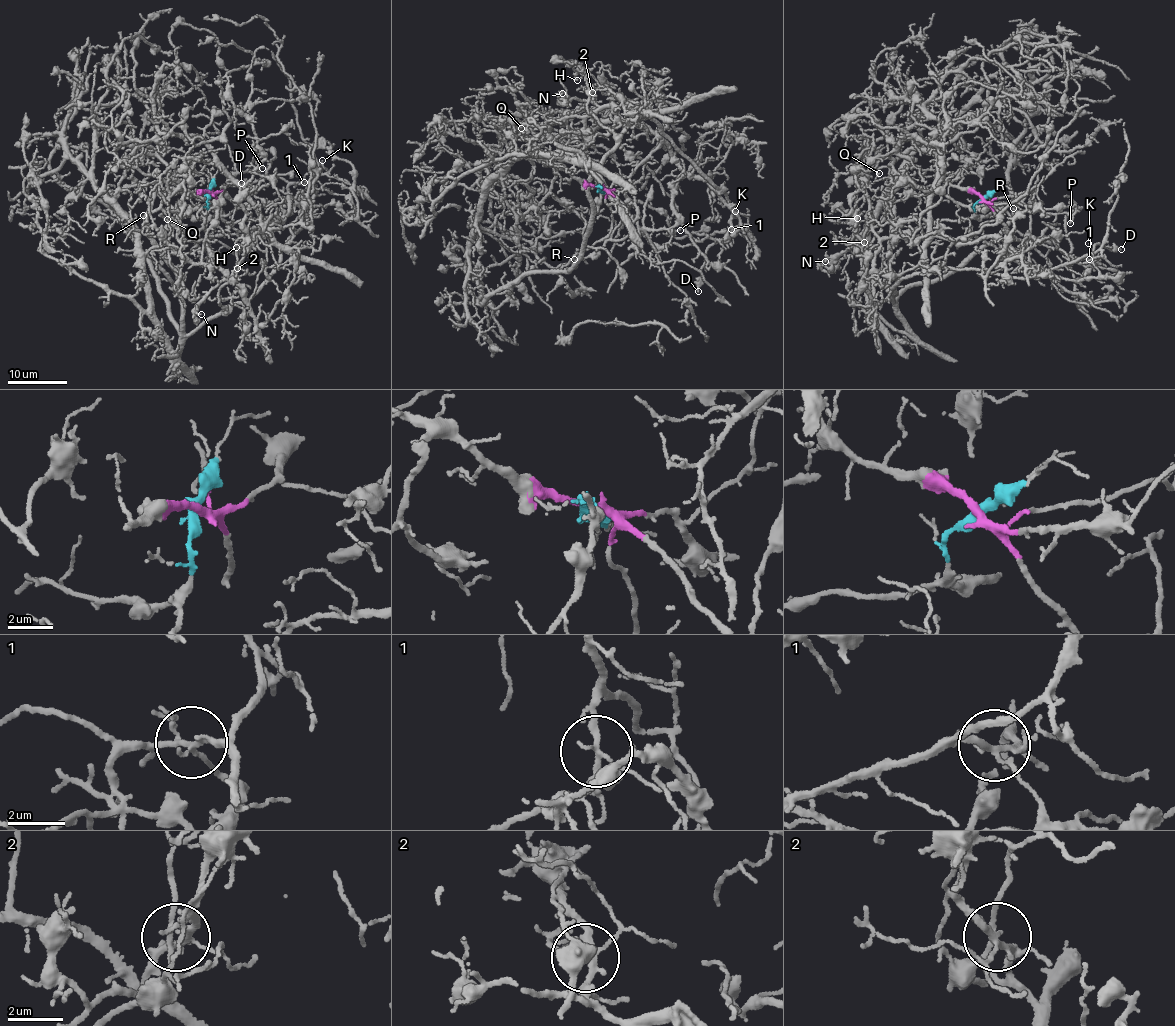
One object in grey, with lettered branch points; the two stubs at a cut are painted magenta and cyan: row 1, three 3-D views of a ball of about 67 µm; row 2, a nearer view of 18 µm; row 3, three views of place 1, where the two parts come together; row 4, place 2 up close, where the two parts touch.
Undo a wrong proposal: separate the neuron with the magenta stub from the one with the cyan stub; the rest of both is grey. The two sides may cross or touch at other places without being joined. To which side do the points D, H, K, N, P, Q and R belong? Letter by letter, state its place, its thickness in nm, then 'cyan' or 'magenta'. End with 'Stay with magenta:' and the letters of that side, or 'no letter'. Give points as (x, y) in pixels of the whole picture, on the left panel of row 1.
D: at (241, 183); 170 nm thick; magenta
H: at (236, 247); 110 nm thick; cyan
K: at (322, 160); 100 nm thick; magenta
N: at (201, 314); 140 nm thick; cyan
P: at (262, 168); 110 nm thick; magenta
Q: at (167, 219); 130 nm thick; cyan
R: at (143, 215); 100 nm thick; magenta
Stay with magenta: D, K, P, R

